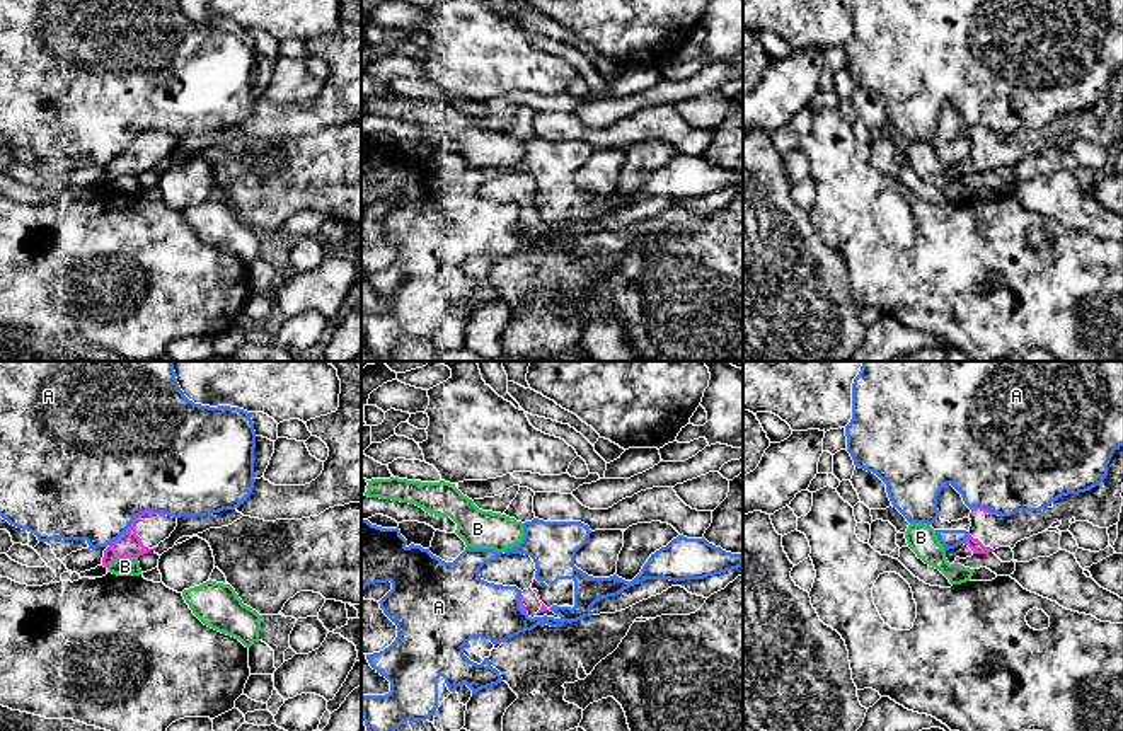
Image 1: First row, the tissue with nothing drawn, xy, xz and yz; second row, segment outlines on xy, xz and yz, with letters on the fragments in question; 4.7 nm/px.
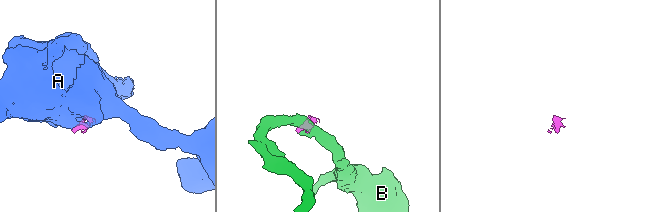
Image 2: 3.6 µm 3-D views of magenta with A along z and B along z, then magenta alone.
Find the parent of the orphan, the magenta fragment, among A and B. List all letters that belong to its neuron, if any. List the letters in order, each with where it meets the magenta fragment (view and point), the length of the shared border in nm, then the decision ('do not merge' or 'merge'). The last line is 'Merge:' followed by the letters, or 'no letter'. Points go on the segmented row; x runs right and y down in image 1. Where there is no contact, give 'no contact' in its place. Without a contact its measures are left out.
A: xy (135, 518) | 300 nm | do not merge
B: xy (121, 556) | 160 nm | do not merge
Merge: no letter

